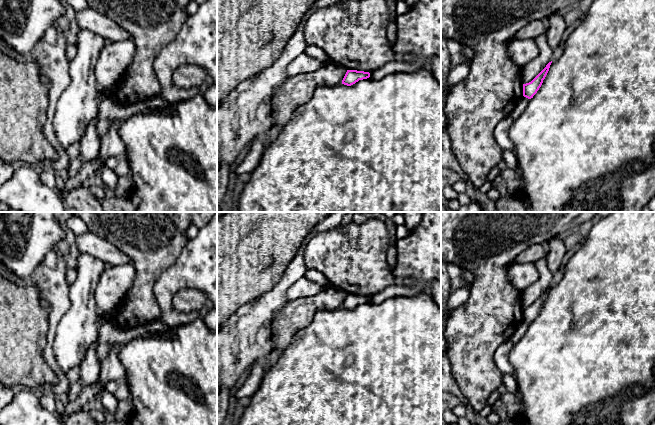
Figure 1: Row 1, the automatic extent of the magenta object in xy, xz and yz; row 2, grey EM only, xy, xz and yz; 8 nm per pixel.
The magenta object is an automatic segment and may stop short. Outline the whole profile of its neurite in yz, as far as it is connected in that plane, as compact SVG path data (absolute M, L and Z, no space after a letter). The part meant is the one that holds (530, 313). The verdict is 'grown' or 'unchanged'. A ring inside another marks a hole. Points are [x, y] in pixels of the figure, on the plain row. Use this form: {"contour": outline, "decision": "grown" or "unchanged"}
{"contour": "M552 285L531 306L523 308L524 321L531 323L537 317L549 295L551 287Z", "decision": "unchanged"}

